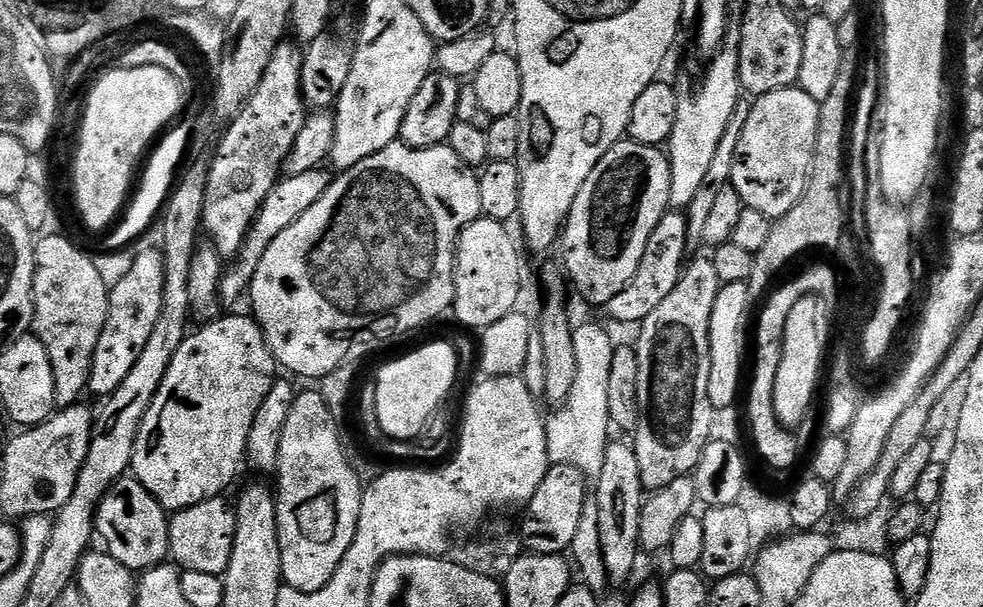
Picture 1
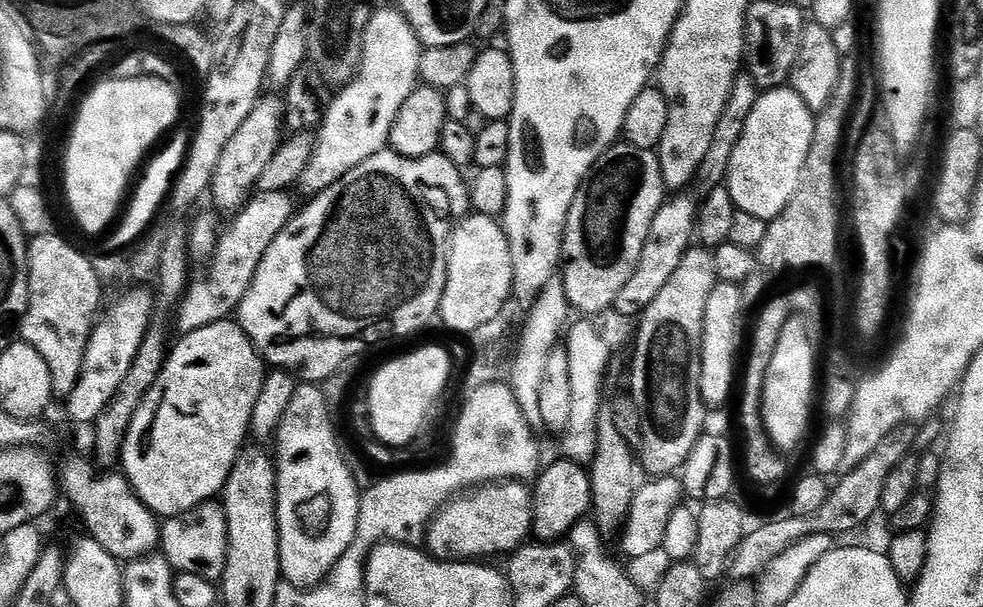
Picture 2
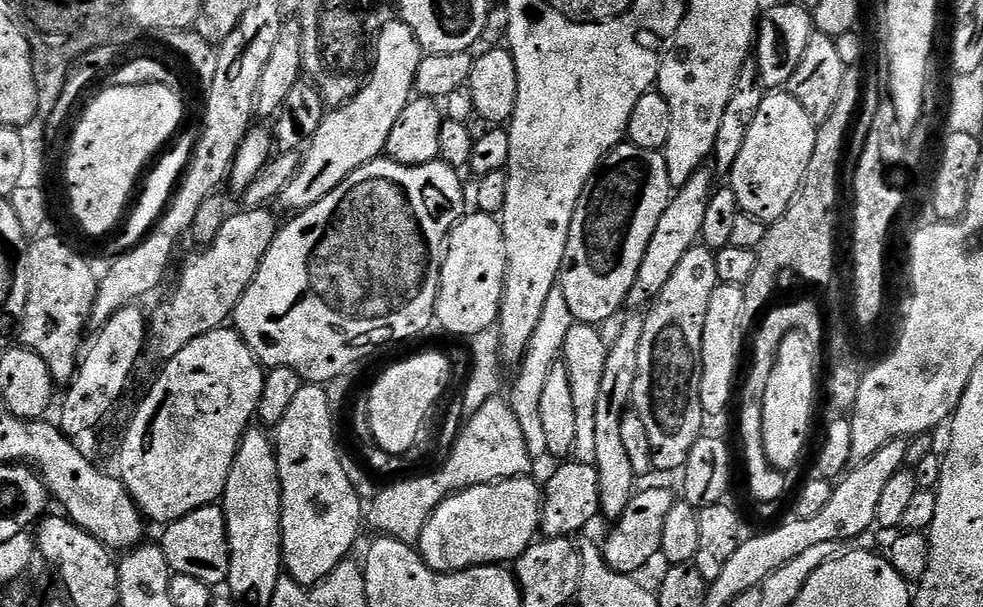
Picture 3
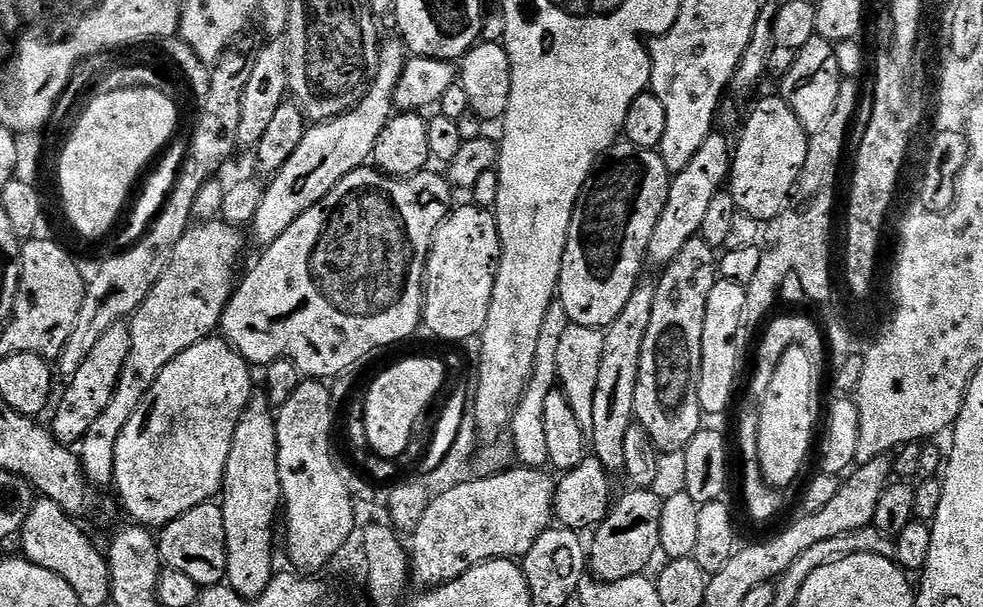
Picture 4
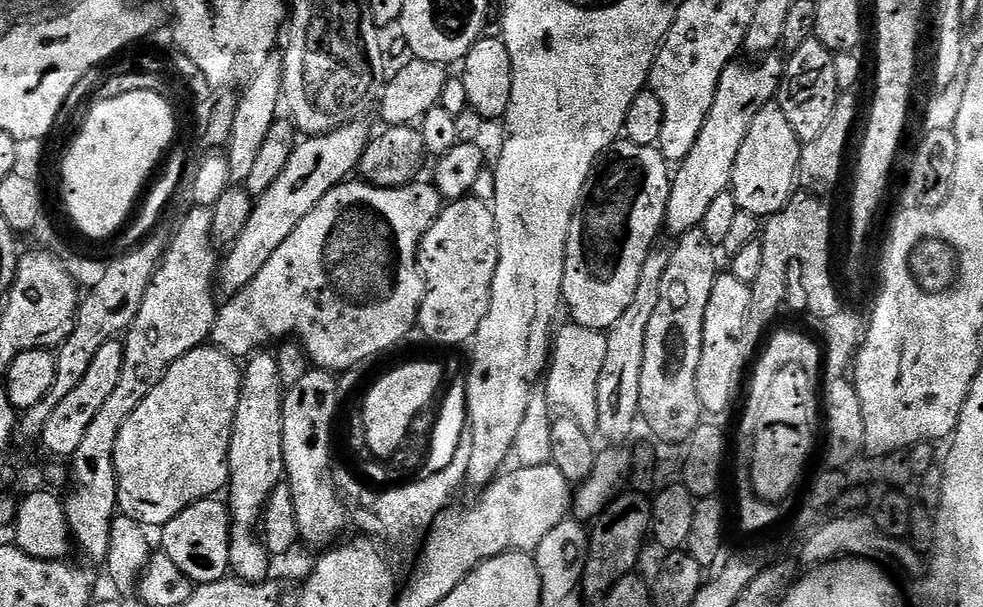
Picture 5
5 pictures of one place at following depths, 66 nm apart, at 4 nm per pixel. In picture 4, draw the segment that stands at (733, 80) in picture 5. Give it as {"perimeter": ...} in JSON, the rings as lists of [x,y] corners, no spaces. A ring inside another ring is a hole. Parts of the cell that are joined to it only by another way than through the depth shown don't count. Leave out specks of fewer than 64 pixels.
{"perimeter":[[[713,134],[702,142],[702,150],[694,154],[690,166],[686,170],[675,173],[668,185],[668,197],[666,206],[662,210],[662,218],[658,218],[658,226],[654,226],[654,234],[650,234],[650,246],[646,257],[647,263],[656,267],[656,270],[663,269],[674,258],[678,258],[682,246],[690,242],[702,230],[702,217],[710,207],[710,201],[714,194],[718,194],[726,184],[730,176],[732,158],[734,155],[733,145],[720,134]]]}

